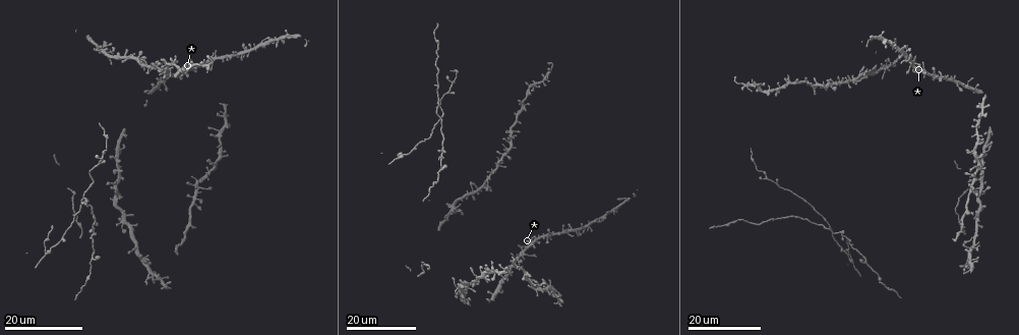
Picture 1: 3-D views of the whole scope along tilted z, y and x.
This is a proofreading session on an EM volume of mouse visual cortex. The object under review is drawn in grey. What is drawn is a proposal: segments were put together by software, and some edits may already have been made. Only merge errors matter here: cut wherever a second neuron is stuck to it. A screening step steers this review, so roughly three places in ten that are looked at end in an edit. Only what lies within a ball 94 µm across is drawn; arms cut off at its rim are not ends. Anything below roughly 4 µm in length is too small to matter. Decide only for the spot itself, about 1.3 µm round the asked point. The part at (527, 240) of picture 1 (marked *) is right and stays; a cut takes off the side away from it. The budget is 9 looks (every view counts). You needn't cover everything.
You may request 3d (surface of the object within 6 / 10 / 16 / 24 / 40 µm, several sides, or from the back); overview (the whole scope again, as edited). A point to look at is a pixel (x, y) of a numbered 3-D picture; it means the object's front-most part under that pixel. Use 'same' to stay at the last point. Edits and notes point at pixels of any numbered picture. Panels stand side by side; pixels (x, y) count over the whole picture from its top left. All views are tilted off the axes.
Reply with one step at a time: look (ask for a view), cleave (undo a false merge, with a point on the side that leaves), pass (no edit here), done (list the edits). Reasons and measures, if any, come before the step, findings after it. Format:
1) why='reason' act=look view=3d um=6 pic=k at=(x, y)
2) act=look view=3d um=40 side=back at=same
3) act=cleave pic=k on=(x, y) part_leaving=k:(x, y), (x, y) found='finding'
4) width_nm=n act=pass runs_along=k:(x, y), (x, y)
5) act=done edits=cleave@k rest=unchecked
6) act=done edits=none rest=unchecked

why='four or more arms meet' act=look view=3d um=24 pic=1 at=(775, 92)

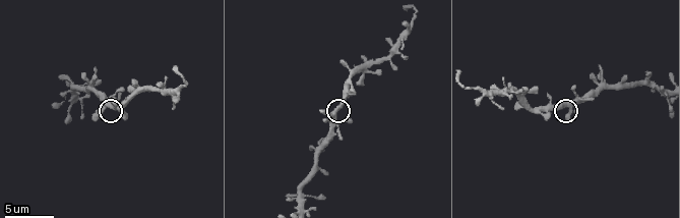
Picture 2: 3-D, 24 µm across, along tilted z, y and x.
act=look view=3d um=6 pic=2 at=(102, 108)

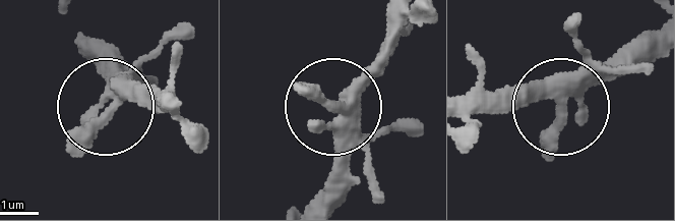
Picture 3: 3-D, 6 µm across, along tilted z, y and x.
act=look view=3d um=6 side=back pic=3 at=(559, 107)

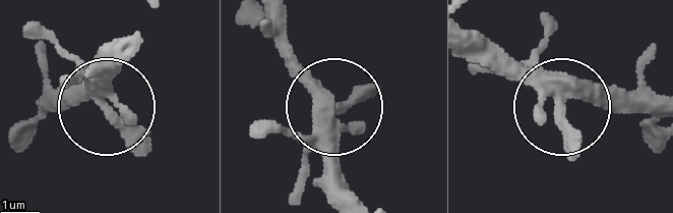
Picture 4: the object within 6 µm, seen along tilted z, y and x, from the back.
arms=4 act=pass runs_along=4:(470, 54), (529, 74), (560, 107), (633, 94) found='all the same neuron'

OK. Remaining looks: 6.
why='a fork' act=look view=3d um=24 pic=1 at=(853, 262)

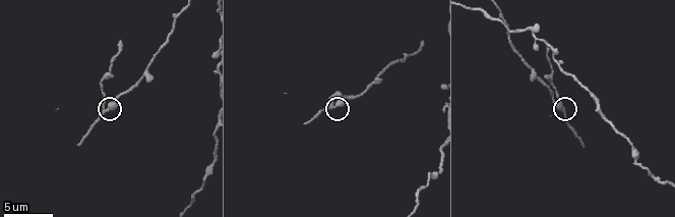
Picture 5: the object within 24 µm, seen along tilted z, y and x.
act=look view=3d um=6 pic=5 at=(330, 108)

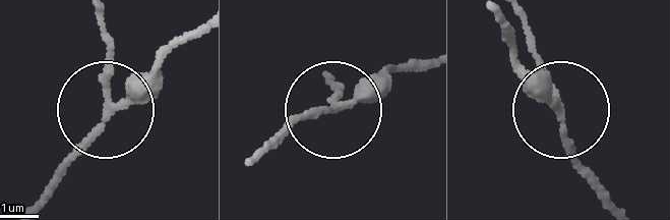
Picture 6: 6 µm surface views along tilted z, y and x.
arms=3 act=cleave pic=6 on=(112, 49) part_leaving=6:(111, 99), (104, 21) found='a second neuron is stuck on'

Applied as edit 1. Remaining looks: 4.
why='redraw' act=look view=overview

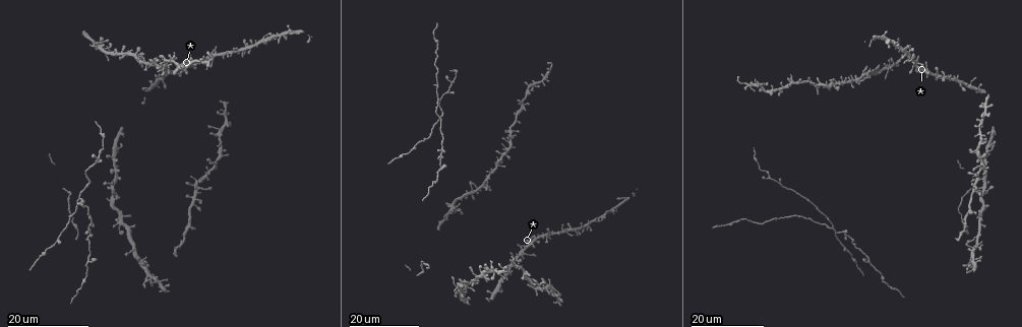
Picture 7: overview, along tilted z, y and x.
why='sudden change in width' act=look view=3d um=24 pic=7 at=(58, 234)

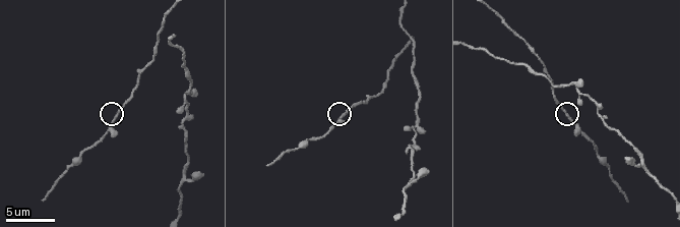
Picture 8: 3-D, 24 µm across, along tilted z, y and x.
act=look view=3d um=6 pic=8 at=(572, 118)

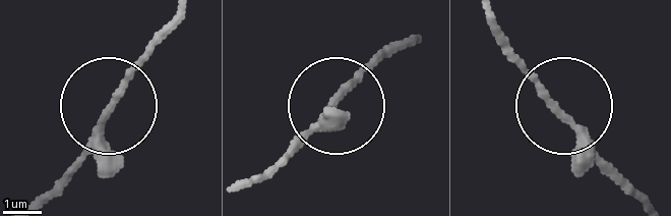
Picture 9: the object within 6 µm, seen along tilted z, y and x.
act=pass runs_along=9:(183, 14), (38, 201) found='all the same neuron'

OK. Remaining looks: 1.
why='calibre changes' act=look view=3d um=16 pic=8 at=(412, 137)

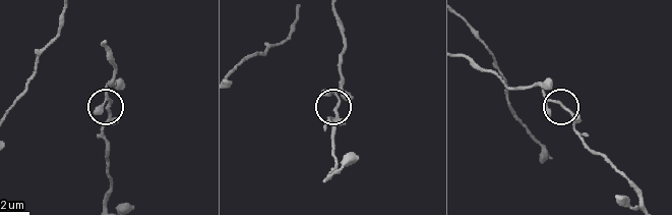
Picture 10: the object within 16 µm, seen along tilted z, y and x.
arms=3 act=pass found='one neuron here'

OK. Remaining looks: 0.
act=done edits=cleave@6 rest=unchecked

